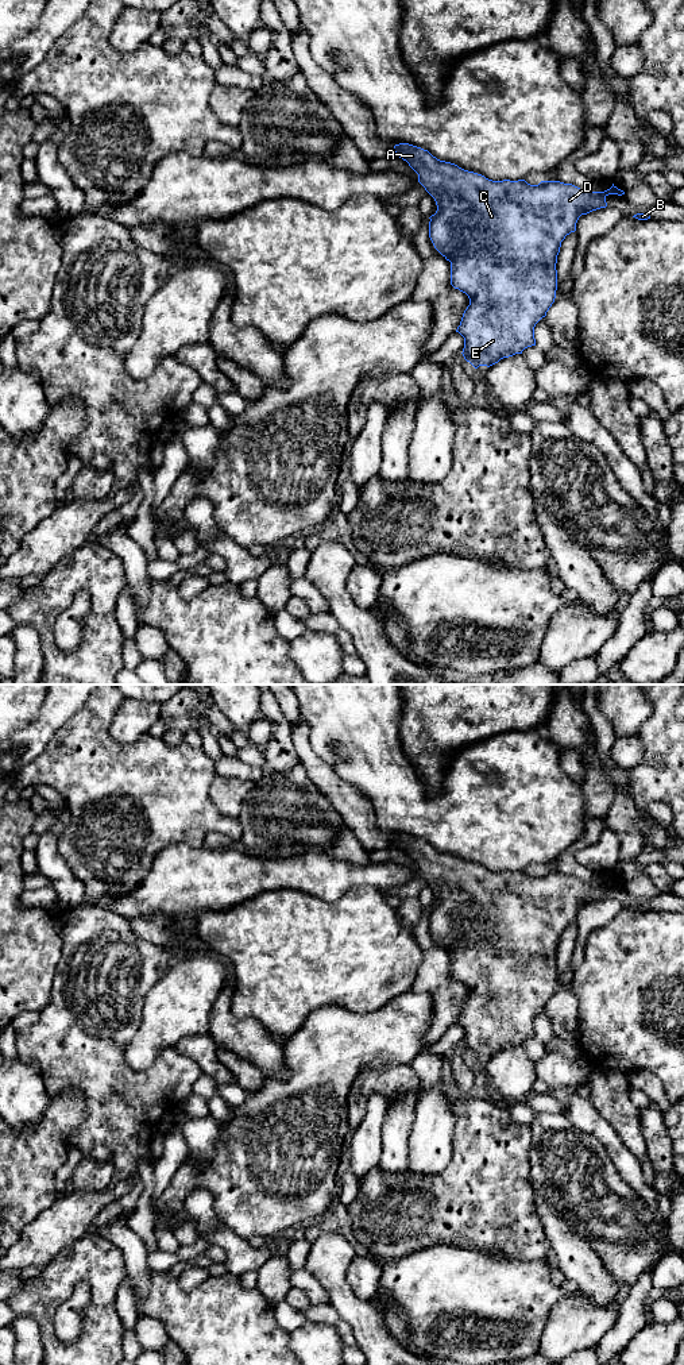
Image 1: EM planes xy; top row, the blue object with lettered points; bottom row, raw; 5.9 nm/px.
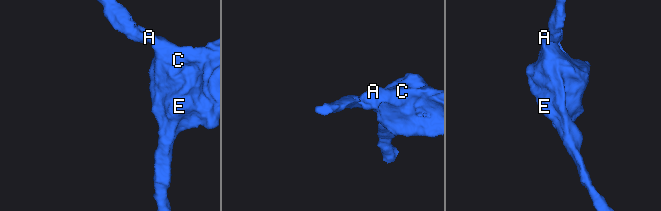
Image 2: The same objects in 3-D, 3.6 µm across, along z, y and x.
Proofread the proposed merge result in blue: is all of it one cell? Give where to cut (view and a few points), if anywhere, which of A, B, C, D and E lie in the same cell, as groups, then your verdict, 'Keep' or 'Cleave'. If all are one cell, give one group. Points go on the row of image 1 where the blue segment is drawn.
No split. Groups: A B C D E. Keep

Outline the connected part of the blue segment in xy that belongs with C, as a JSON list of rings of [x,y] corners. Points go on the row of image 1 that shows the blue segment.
[[[409,143],[395,144],[394,151],[418,174],[418,182],[434,198],[437,211],[429,217],[429,238],[434,248],[451,262],[451,285],[469,298],[456,329],[464,338],[464,359],[475,369],[490,367],[503,358],[522,354],[525,348],[536,346],[534,327],[546,316],[556,298],[556,263],[561,242],[576,231],[581,215],[606,208],[608,194],[622,196],[625,192],[614,184],[604,192],[587,192],[560,181],[541,181],[538,185],[530,185],[525,180],[492,181],[455,163],[440,161],[428,150]]]

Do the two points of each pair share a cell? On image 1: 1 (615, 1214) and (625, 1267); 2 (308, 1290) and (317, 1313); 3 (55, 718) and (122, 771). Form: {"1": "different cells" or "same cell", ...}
{"1": "same cell", "2": "different cells", "3": "different cells"}

